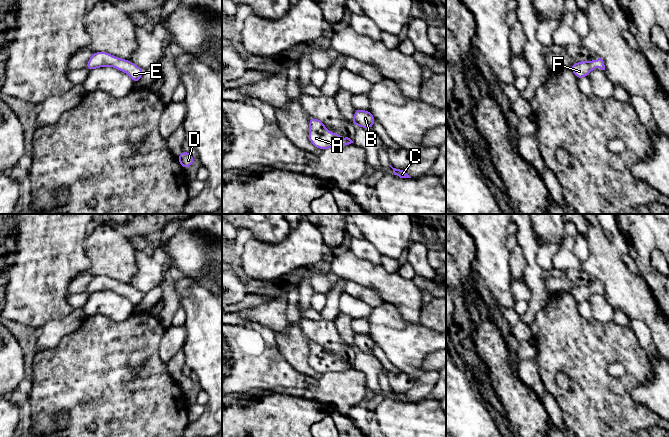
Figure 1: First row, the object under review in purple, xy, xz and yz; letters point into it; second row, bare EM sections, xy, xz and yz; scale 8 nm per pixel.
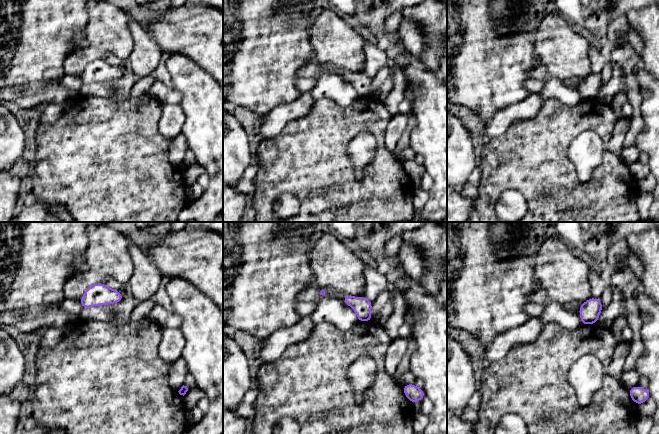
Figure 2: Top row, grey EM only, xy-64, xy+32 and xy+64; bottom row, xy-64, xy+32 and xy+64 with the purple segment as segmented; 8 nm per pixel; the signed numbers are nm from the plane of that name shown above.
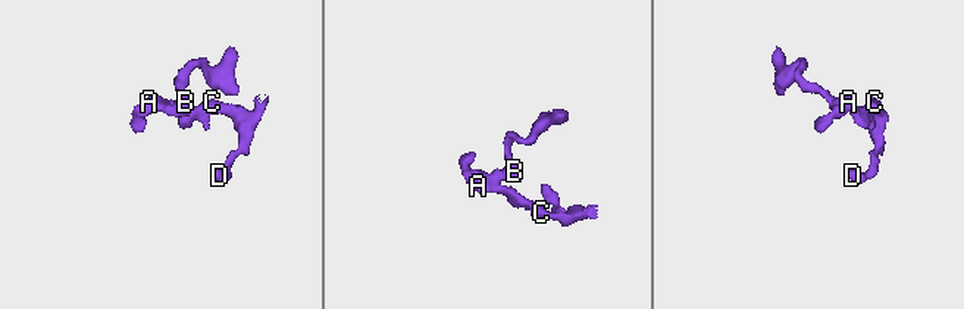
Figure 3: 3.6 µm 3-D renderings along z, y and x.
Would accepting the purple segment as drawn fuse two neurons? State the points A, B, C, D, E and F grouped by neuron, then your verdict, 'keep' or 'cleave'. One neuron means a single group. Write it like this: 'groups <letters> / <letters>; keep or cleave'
groups A B C D E F; keep

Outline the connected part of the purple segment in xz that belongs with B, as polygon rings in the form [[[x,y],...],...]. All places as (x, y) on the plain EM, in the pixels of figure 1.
[[[355,333],[354,342],[351,344],[353,349],[358,349],[362,352],[372,353],[375,342],[370,335]]]

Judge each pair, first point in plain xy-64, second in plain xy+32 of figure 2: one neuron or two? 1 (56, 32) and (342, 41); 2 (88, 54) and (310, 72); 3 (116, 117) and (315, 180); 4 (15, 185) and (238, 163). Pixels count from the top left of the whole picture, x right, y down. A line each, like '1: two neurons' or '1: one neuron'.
1: two neurons
2: one neuron
3: one neuron
4: two neurons

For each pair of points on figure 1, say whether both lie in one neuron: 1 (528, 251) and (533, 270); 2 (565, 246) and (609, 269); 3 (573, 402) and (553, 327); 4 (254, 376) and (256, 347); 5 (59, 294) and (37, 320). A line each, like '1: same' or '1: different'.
1: same
2: different
3: same
4: same
5: same

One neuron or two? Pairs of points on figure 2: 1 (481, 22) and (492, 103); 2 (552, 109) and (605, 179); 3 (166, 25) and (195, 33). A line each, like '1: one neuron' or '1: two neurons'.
1: one neuron
2: one neuron
3: one neuron

